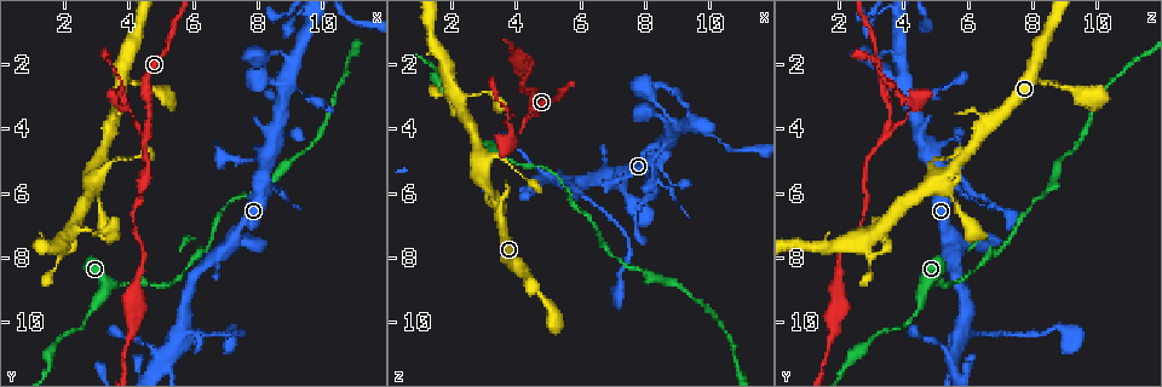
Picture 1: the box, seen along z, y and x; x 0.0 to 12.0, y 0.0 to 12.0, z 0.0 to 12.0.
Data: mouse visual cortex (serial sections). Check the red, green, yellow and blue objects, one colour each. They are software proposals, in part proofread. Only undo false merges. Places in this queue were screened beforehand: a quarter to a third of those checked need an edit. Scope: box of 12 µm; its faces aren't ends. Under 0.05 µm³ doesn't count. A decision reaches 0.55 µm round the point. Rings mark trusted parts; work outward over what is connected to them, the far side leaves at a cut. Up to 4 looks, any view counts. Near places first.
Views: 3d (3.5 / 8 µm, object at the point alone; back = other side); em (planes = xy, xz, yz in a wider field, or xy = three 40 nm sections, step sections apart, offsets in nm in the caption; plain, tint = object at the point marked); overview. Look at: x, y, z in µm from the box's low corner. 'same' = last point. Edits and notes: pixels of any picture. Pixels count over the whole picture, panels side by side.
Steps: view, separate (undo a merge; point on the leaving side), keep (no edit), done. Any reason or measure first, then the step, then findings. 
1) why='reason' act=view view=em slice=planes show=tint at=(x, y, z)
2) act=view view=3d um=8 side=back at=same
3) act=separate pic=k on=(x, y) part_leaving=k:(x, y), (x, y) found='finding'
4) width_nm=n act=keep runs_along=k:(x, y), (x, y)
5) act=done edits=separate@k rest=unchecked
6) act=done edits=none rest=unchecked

why='four-way junction' act=view view=3d um=3.5 at=(2.2, 7.3, 3.1)

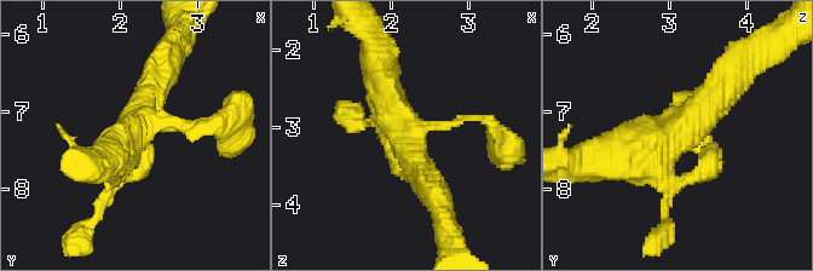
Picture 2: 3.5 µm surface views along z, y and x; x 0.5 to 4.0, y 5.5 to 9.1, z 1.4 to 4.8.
why='shape alone is not enough' act=view view=em slice=planes show=tint at=(2.20, 7.20, 3.10)

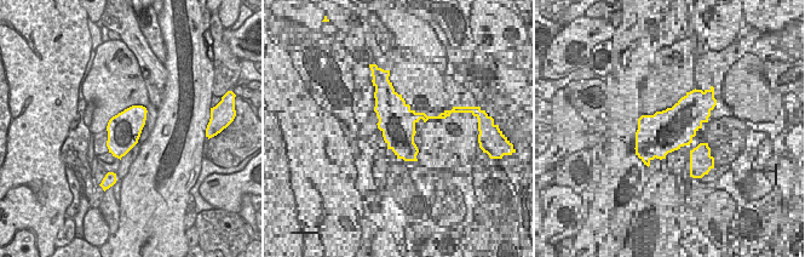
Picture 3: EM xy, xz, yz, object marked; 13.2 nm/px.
act=keep runs_along=2:(730, 78), (652, 151), (615, 159) found='one cell here'

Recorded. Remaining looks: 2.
why='a narrow waist' act=view view=3d um=8 at=(4.0, 8.8, 5.0)

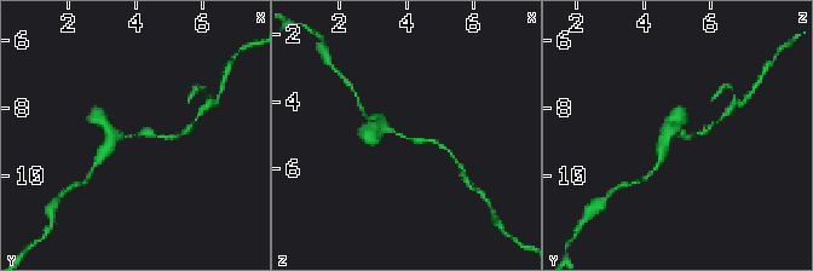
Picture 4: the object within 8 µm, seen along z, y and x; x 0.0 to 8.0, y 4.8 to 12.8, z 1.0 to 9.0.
act=view view=em slice=xy step=5 show=tint at=(4.0, 8.8, 5.1)

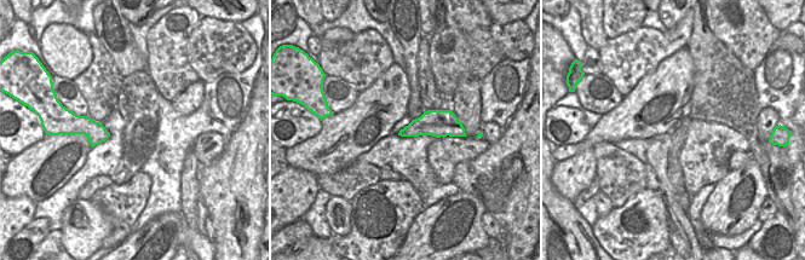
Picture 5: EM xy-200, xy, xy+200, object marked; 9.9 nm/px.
width_nm=240 act=keep runs_along=4:(107, 126), (116, 137), (168, 137) found='continuous, no second cell'

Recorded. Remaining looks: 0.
act=done edits=none rest=unchecked

